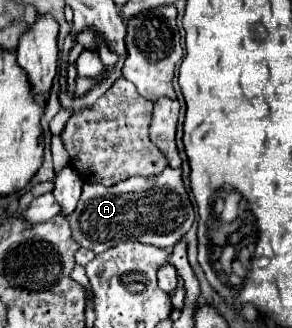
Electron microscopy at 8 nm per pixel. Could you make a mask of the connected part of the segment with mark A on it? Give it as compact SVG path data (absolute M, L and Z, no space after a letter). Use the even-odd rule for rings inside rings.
M165 168L153 178L133 176L115 186L87 182L75 212L69 216L73 240L95 254L123 242L137 240L159 248L173 248L195 220L191 200L181 180L181 168Z

